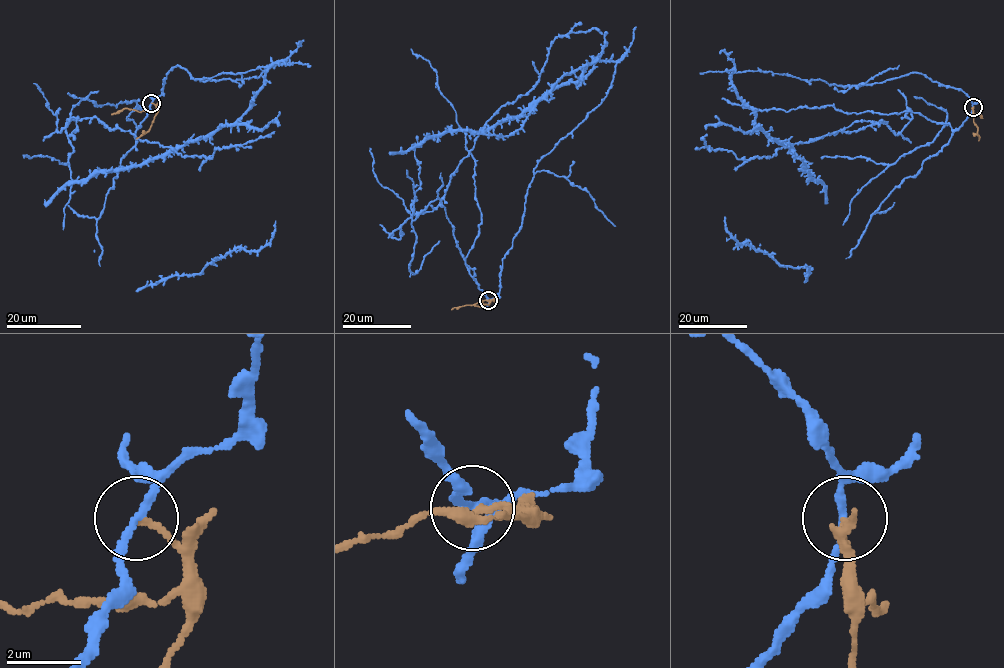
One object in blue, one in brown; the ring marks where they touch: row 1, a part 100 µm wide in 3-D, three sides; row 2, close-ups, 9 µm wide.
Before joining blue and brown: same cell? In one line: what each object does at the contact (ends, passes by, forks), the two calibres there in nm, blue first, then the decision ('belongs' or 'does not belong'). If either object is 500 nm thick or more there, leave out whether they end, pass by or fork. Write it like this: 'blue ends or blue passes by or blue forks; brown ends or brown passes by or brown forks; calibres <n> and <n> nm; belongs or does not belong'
blue passes by; brown ends; calibres 190 and 150 nm; does not belong

